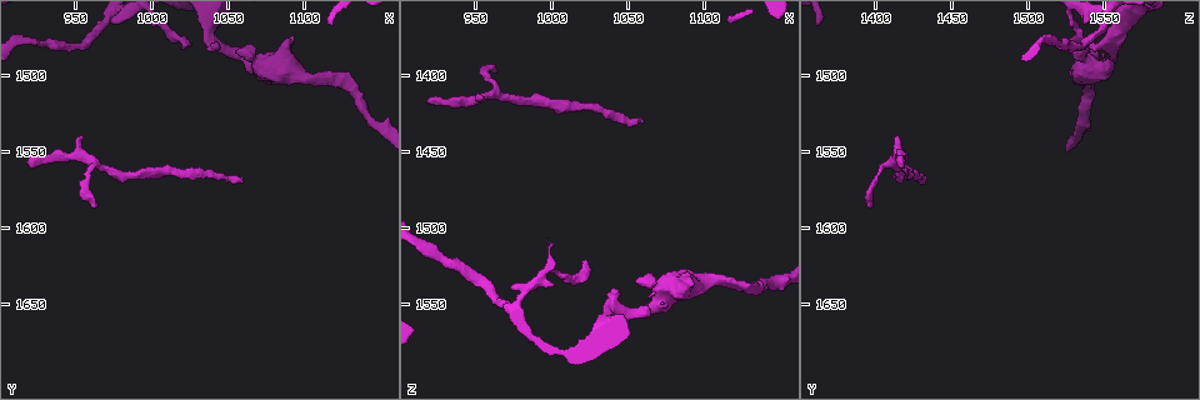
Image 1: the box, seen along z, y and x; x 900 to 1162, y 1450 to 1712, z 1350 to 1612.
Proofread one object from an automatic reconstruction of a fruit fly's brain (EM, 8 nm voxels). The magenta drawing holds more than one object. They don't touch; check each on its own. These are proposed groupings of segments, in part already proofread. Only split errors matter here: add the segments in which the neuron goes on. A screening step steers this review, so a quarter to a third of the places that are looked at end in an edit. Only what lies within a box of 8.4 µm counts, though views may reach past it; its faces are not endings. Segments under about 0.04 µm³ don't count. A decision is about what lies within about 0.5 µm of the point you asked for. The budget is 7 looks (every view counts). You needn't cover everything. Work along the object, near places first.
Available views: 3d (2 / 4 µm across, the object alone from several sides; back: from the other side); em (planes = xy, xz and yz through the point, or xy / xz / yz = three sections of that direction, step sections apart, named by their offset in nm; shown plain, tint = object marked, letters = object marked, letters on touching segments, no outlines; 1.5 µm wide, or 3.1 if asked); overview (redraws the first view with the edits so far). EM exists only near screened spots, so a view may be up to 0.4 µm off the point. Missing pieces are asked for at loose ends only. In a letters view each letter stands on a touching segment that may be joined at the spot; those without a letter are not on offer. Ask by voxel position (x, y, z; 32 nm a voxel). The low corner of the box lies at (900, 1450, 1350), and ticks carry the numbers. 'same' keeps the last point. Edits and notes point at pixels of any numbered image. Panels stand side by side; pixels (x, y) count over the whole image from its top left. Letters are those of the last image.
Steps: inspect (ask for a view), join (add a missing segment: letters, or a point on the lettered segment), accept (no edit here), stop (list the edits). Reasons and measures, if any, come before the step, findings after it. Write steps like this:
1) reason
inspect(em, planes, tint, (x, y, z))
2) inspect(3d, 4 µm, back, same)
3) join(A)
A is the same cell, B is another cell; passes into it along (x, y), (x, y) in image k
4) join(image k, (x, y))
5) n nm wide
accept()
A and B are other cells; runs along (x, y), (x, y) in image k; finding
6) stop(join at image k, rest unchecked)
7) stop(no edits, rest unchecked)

an open end
inspect(em, planes, letters, (1022, 1480, 1522))

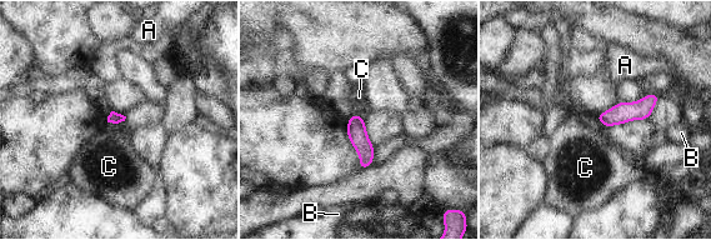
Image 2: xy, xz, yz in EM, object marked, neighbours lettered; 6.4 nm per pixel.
accept()
A, B and C are other cells; border along (123, 120), (108, 123) in image 2; none of them fits

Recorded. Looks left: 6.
tapers out
inspect(em, planes, letters, (1060, 1568, 1428))

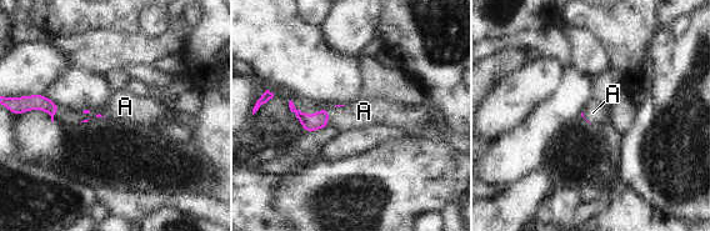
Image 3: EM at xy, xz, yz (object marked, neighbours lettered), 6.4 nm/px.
join(A)
A is the same cell; passes into it along (309, 125), (328, 117), (364, 111) in image 3; it goes on there

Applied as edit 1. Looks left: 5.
see it whole again
inspect(overview)

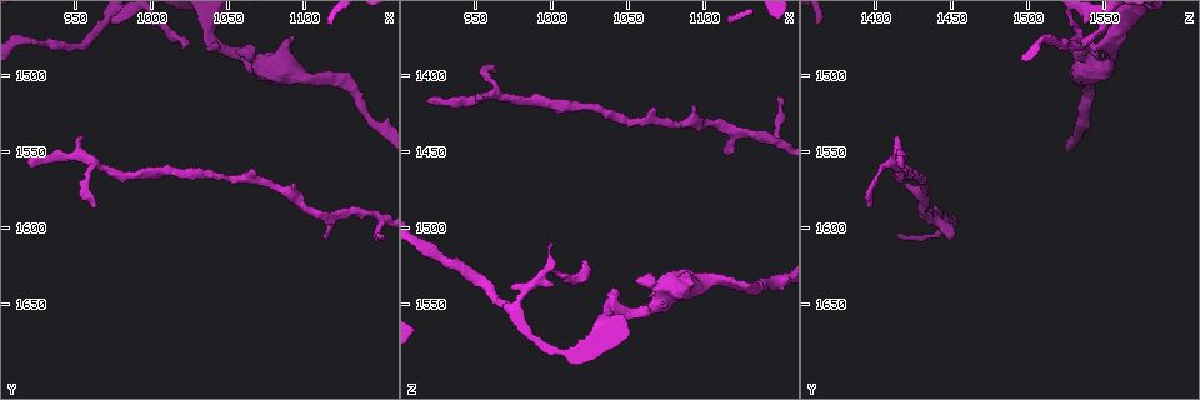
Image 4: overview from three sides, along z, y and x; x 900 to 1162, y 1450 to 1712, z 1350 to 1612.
tapers out
inspect(em, planes, plain, (964, 1586, 1398))

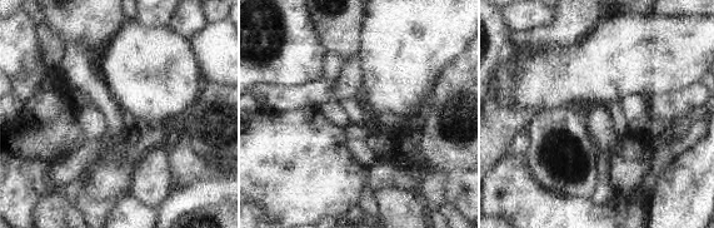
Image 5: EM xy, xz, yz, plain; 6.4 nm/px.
what lies round it
inspect(em, planes, letters, same)

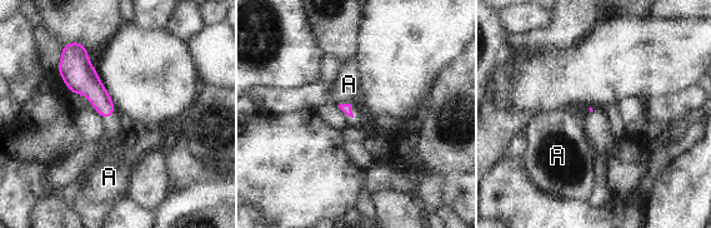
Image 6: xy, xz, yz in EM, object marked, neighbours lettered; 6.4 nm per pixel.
accept()
A is another cell; border along (350, 103), (340, 103), (338, 105) in image 6; none of them fits

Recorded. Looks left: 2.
stop(join at image 3, rest unchecked)

